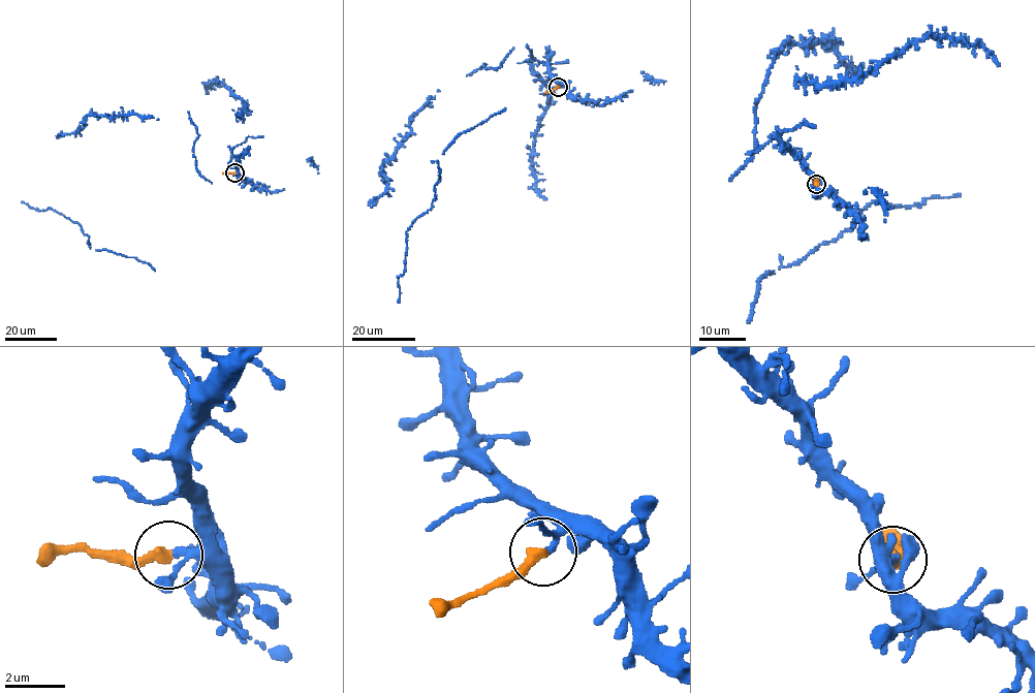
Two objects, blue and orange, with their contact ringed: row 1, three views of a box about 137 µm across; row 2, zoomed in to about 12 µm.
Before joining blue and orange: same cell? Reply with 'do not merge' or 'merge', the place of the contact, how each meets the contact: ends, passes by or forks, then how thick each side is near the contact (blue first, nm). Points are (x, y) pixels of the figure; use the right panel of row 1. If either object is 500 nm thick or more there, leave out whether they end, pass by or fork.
do not merge; place (816, 184); blue passes by; orange ends; calibres 180 and 360 nm

